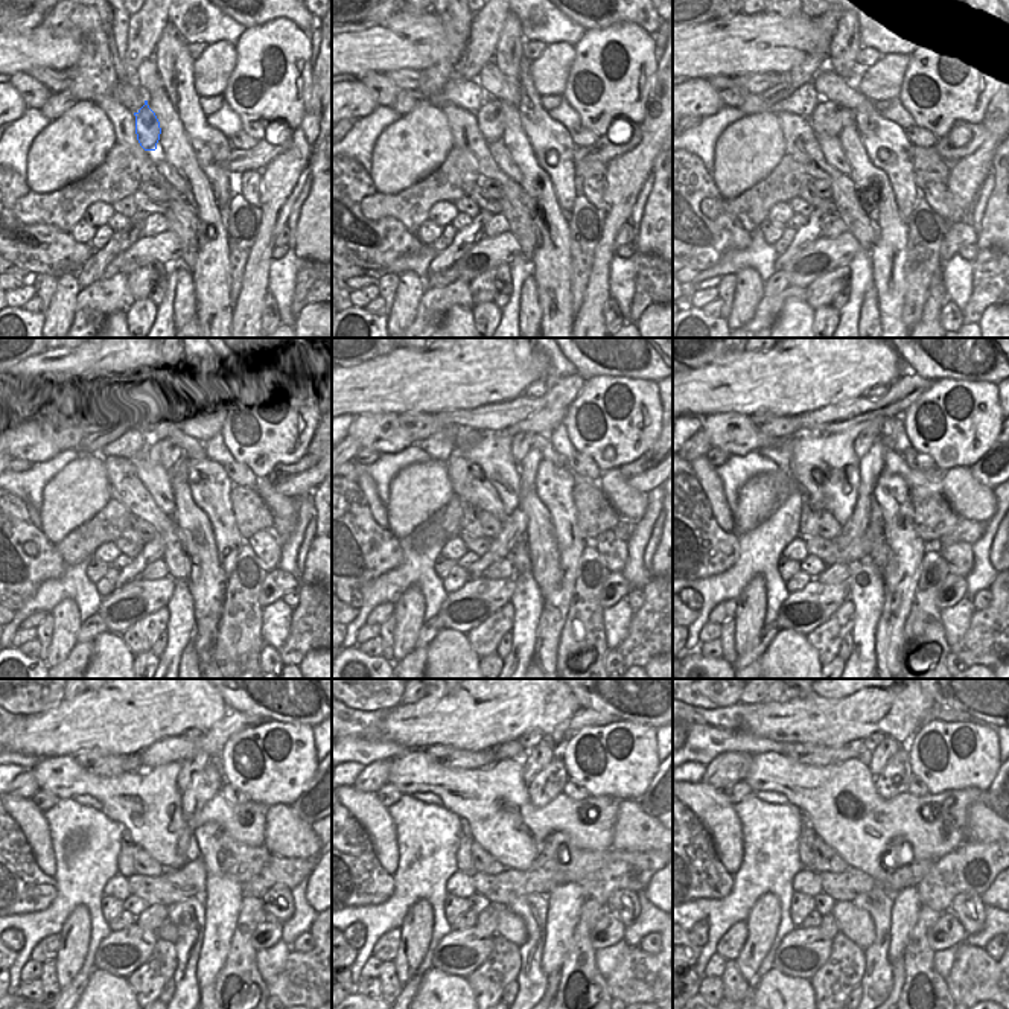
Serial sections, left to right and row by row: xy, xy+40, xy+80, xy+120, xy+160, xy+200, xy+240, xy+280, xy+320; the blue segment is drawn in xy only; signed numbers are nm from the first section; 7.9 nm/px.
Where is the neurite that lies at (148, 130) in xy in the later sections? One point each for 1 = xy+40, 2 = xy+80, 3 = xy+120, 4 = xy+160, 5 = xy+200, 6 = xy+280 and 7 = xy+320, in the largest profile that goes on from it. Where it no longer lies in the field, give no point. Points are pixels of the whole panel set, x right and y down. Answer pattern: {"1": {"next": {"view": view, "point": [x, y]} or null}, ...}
{"1": {"next": {"view": "xy+40", "point": [490, 122]}}, "2": {"next": {"view": "xy+80", "point": [830, 117]}}, "3": {"next": {"view": "xy+120", "point": [155, 452]}}, "4": {"next": {"view": "xy+160", "point": [522, 442]}}, "5": {"next": {"view": "xy+200", "point": [872, 431]}}, "6": {"next": {"view": "xy+280", "point": [542, 754]}}, "7": {"next": {"view": "xy+320", "point": [888, 747]}}}

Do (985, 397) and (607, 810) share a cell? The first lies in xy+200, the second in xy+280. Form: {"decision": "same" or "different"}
{"decision": "different"}

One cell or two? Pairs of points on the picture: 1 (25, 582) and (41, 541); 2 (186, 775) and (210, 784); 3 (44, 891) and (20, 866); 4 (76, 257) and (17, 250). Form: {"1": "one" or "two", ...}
{"1": "one", "2": "two", "3": "one", "4": "one"}

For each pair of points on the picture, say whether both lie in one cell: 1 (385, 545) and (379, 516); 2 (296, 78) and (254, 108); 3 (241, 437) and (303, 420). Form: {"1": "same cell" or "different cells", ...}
{"1": "different cells", "2": "same cell", "3": "same cell"}

